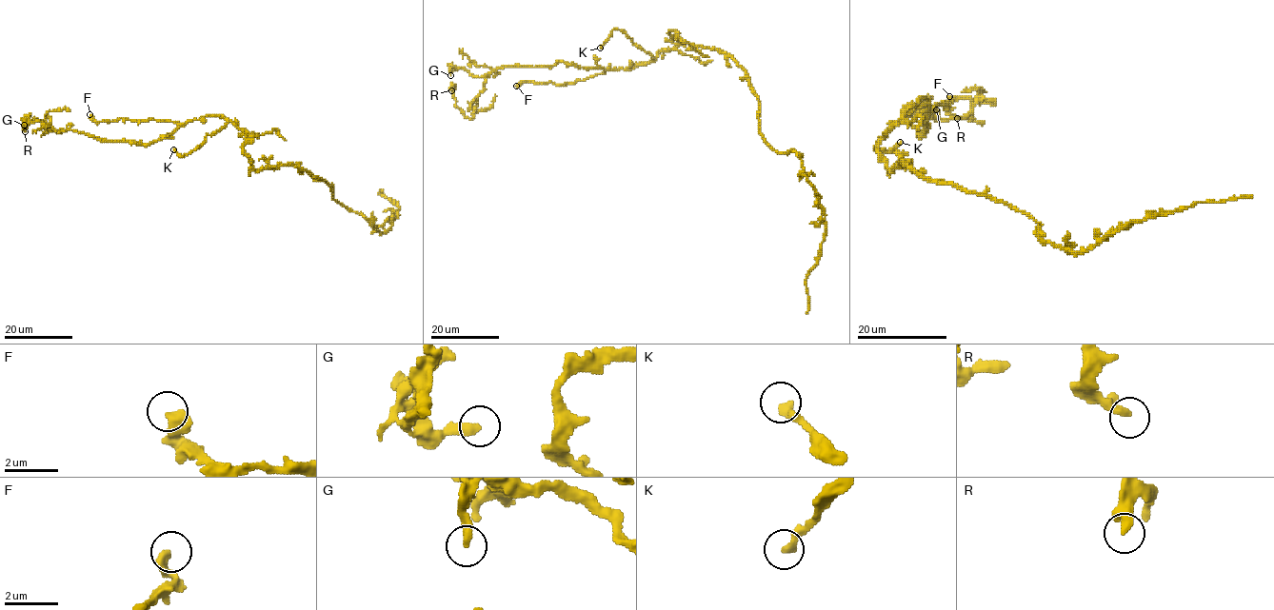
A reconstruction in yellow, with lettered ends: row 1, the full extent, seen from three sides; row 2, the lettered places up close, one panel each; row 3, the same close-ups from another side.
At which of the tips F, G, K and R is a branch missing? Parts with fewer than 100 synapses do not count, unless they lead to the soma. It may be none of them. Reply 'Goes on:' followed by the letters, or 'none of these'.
Goes on: none of these

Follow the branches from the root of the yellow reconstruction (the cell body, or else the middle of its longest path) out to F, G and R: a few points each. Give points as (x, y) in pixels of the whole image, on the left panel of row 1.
F: (259, 169), (242, 149), (251, 136), (223, 117), (205, 116), (176, 124), (155, 119), (96, 121), (89, 114)
G: (259, 169), (242, 149), (251, 136), (223, 117), (188, 120), (148, 144), (51, 131), (40, 121), (24, 125)
R: (259, 169), (242, 149), (251, 136), (223, 117), (148, 144), (58, 132), (48, 117), (28, 115), (25, 131)

